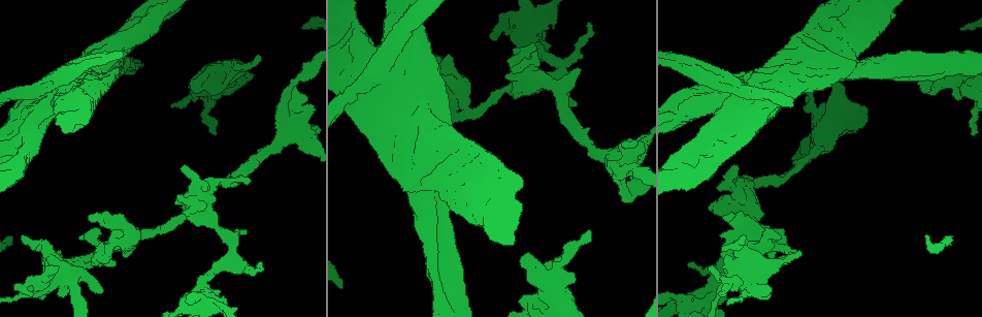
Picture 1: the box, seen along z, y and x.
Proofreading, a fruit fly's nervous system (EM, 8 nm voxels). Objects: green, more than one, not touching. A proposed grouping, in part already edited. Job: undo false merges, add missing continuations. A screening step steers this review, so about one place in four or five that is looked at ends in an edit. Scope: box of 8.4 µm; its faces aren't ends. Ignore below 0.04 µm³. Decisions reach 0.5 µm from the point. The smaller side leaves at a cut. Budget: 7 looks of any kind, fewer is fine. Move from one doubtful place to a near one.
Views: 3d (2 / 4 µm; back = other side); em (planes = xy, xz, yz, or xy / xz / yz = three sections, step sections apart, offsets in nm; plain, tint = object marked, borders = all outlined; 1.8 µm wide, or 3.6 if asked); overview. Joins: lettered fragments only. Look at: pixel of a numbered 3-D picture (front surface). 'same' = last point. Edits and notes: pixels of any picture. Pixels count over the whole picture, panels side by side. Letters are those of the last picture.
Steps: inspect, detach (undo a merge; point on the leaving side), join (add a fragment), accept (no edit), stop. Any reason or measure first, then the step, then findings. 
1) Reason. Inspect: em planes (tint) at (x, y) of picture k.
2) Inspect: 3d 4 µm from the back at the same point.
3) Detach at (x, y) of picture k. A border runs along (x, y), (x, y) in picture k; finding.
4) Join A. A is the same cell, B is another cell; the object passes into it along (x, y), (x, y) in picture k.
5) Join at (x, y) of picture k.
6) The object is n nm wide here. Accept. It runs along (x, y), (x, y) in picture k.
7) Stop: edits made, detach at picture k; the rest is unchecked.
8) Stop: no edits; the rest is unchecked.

Thick turns thin. Inspect: 3d 4 µm at (418, 171) of picture 1.

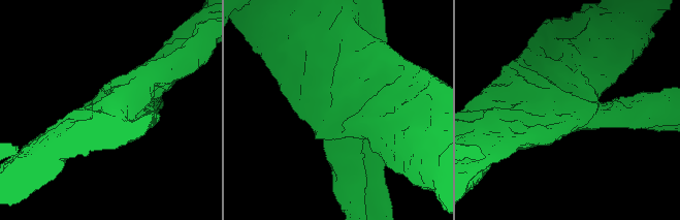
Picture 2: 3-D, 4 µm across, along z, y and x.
Now the EM. Inspect: em 3.6 µm yz step 4 (borders) at (565, 113) of picture 2.

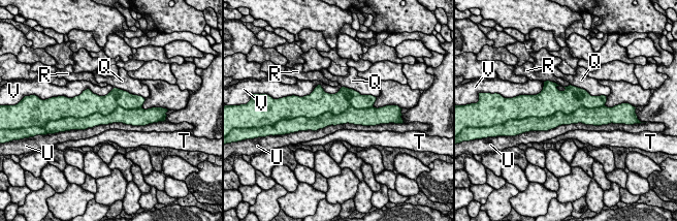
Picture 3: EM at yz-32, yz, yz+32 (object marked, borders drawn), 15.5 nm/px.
Cut it another way. Inspect: em 3.6 µm planes (borders) at the same point.

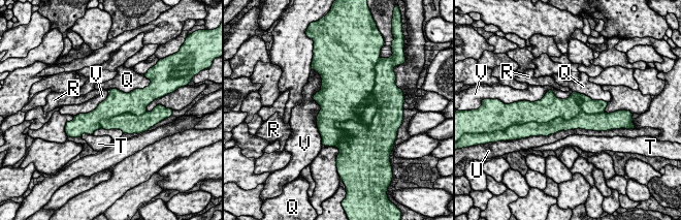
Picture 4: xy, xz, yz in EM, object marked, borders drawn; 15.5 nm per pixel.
Detach at (355, 131) of picture 4. Q, R, T, U and V are other cells; a border runs along (369, 94), (335, 123), (335, 147) in picture 4; a second neuron is stuck on.

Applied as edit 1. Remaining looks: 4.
Inspect: overview.

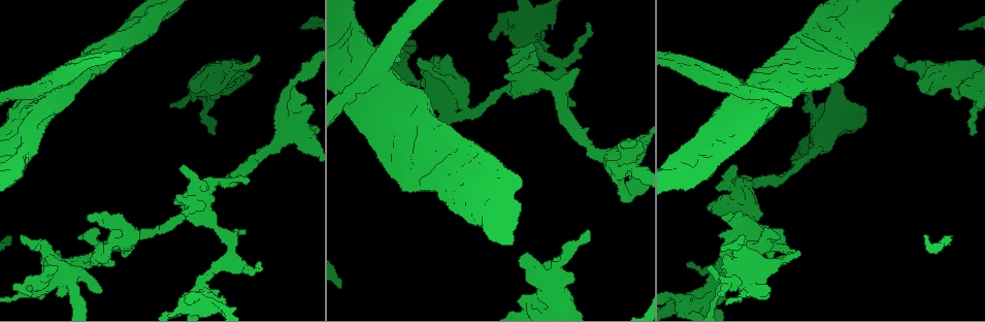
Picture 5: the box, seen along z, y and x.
Stops while still wide. Inspect: 3d 4 µm at (553, 260) of picture 5.

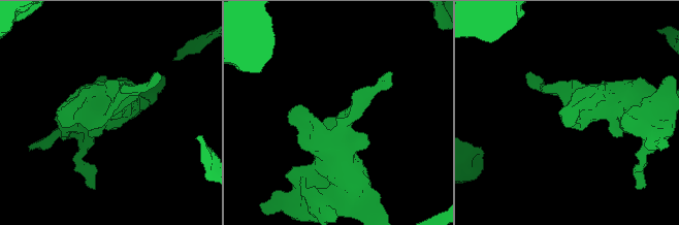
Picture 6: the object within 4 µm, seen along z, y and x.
Shape alone is not enough. Inspect: em planes (borders) at (105, 121) of picture 6.

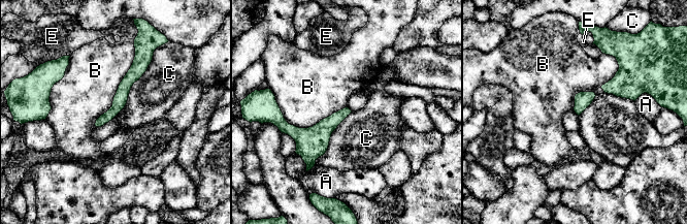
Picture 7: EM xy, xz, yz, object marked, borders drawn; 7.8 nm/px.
The longest contact is with B, 750 nm. Accept. A, B, C and E are other cells; it runs along (137, 53), (118, 105), (98, 124) in picture 7; no lettered fragment goes on from it.

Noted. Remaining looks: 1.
Abrupt turn. Inspect: em 3.6 µm planes (borders) at (461, 99) of picture 5.

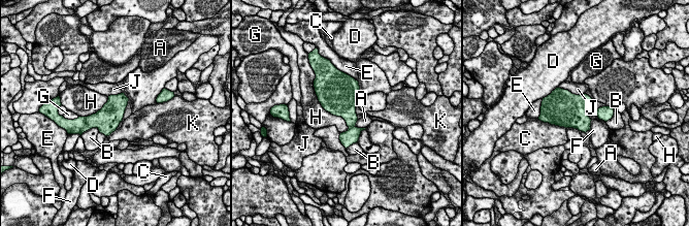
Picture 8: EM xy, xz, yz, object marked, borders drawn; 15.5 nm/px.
Accept. A, B, C, D, E, F, G, H, J and K are other cells; a border runs along (316, 94), (347, 131) in picture 8; all the same neuron.

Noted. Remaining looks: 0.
Stop: edits made, detach at picture 4; the rest is unchecked.

